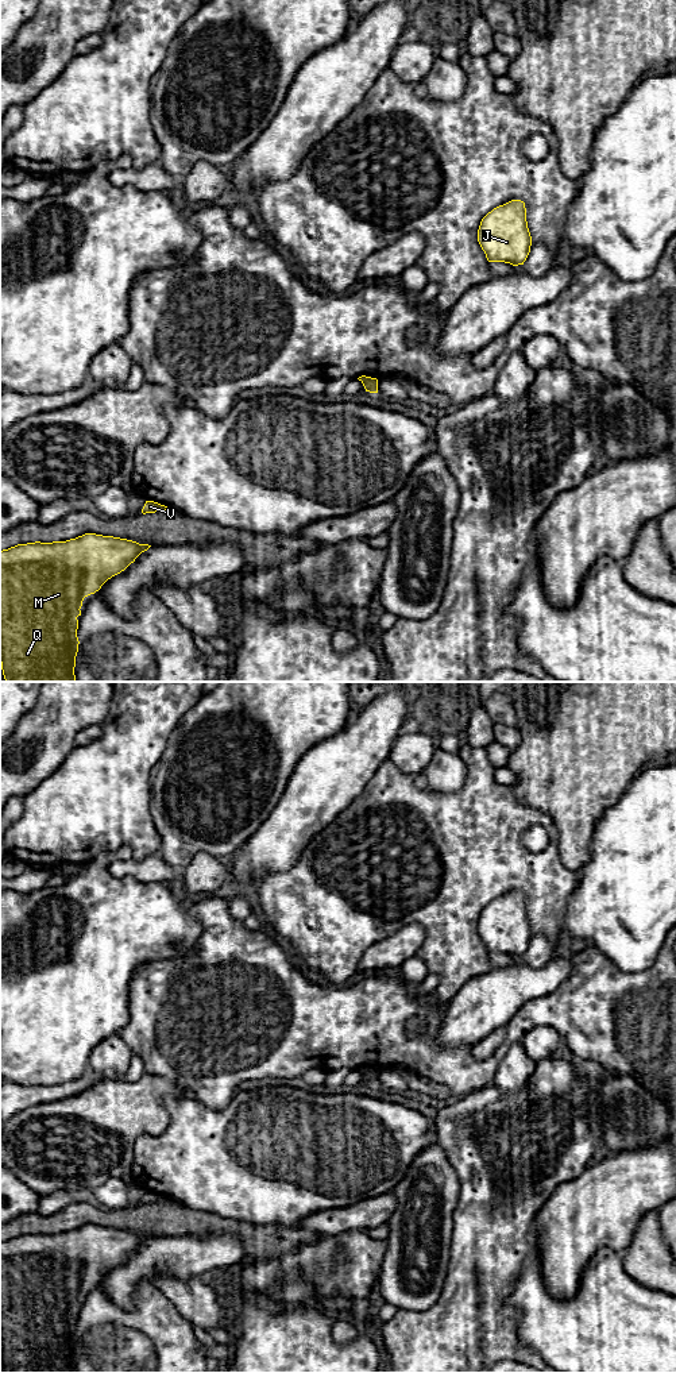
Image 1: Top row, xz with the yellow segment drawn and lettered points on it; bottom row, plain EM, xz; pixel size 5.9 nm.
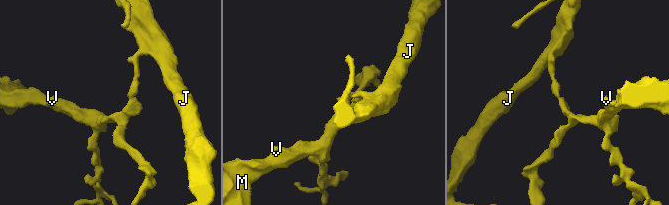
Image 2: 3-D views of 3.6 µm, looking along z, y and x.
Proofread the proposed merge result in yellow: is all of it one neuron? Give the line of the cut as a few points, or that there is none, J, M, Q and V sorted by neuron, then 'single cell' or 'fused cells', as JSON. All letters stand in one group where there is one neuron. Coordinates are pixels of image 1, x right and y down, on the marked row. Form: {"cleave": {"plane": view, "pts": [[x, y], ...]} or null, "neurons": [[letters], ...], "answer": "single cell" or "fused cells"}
{"cleave": {"plane": "xz", "pts": [[366, 377], [360, 380]]}, "neurons": [["J"], ["M", "Q", "V"]], "answer": "fused cells"}

